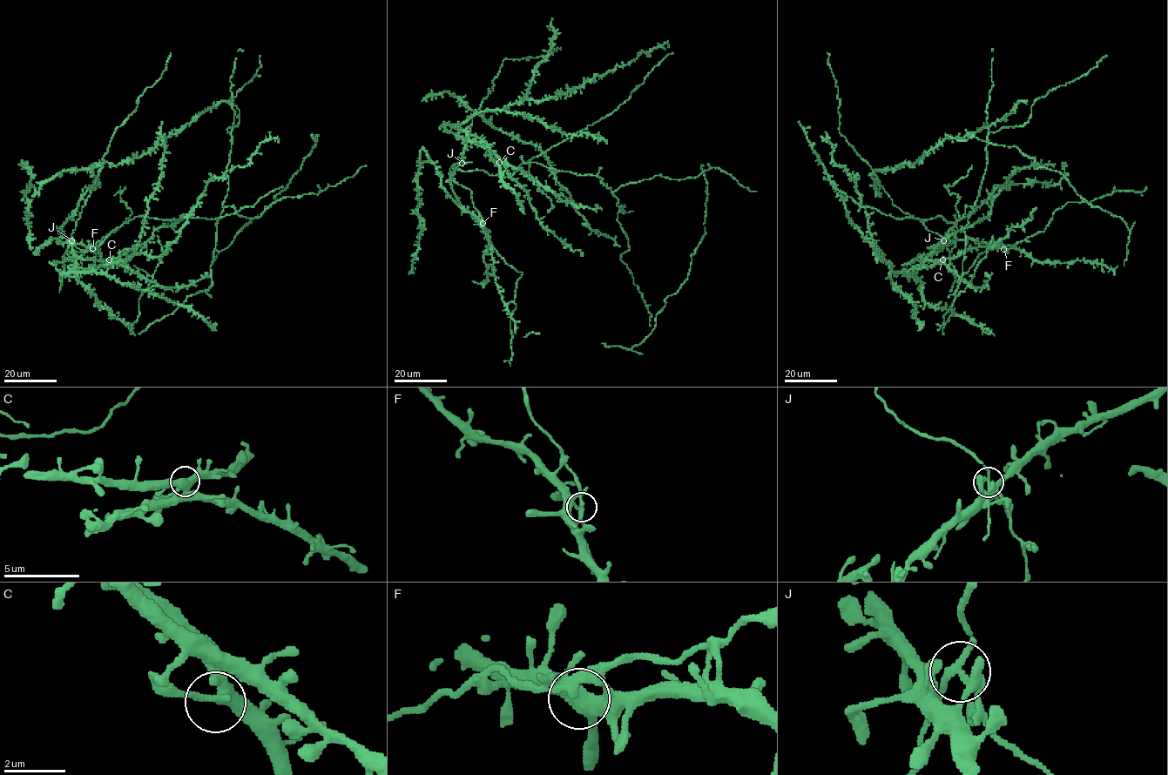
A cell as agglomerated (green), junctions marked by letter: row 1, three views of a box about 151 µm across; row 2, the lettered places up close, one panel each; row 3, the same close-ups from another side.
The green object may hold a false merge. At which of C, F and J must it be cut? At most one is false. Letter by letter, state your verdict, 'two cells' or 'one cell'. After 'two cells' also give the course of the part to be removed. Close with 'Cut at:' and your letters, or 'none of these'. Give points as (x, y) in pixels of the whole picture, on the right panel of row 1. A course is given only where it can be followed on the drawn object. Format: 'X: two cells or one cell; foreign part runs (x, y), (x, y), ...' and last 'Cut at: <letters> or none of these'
C: one cell
F: one cell
J: two cells; foreign part runs (942, 240), (942, 251)
Cut at: J

